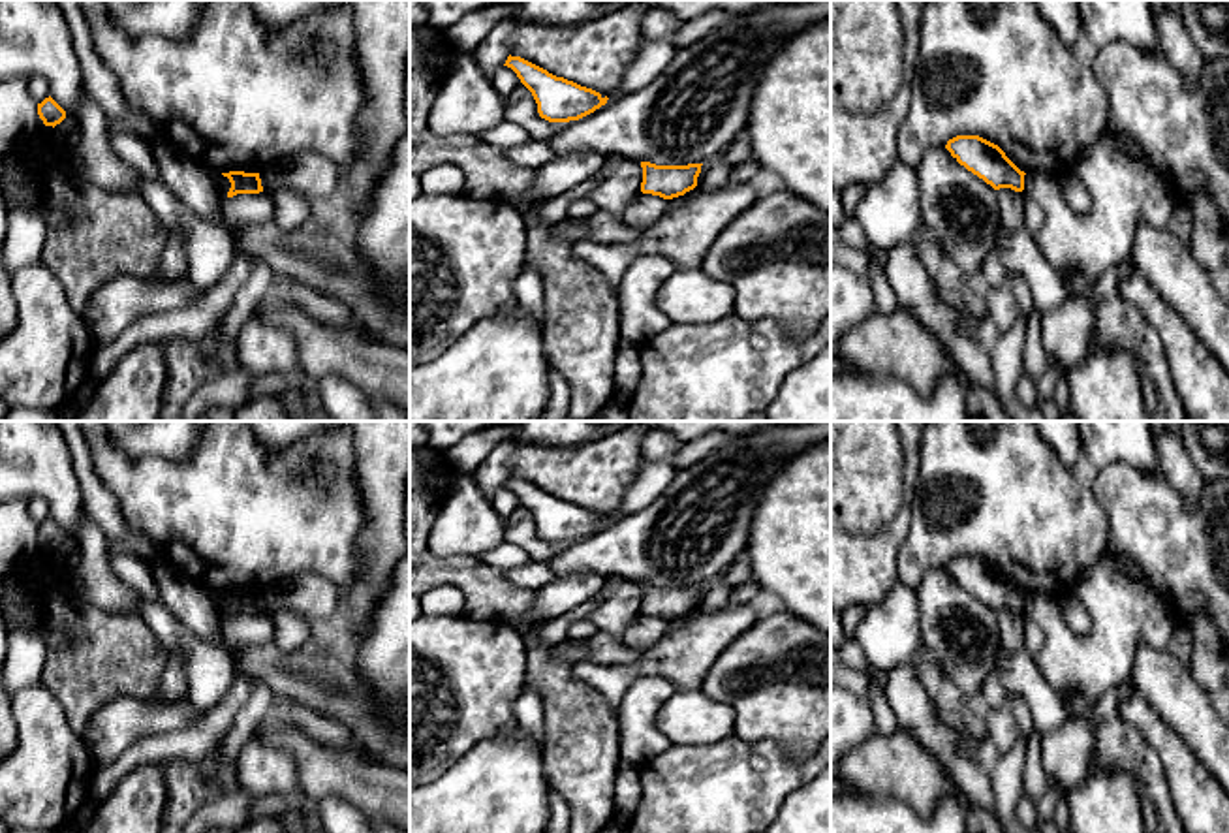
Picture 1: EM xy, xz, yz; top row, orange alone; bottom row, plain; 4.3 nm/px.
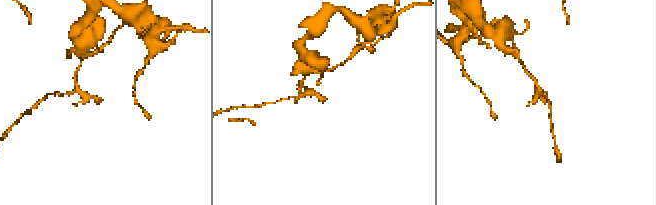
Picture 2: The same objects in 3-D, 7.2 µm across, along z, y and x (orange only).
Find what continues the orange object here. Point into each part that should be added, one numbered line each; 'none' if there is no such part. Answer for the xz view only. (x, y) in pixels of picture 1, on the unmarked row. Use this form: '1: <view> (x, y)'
none

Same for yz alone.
none

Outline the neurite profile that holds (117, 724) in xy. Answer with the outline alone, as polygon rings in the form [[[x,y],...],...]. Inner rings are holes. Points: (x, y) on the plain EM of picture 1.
[[[118,696],[92,715],[83,739],[100,769],[115,763],[135,741],[184,730],[201,716],[188,699],[152,703]]]

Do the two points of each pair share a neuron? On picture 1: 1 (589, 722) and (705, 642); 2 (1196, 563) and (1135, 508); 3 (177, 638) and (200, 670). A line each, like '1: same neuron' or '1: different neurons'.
1: different neurons
2: same neuron
3: same neuron

